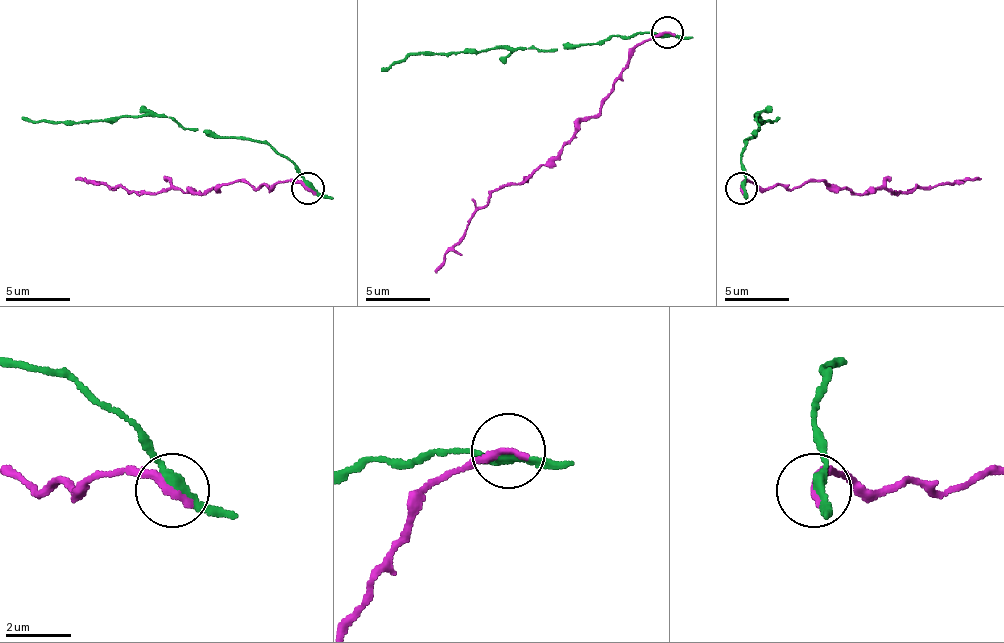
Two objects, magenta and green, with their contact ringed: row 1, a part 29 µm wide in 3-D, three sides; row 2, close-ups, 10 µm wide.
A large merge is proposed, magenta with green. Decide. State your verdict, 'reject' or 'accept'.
reject

